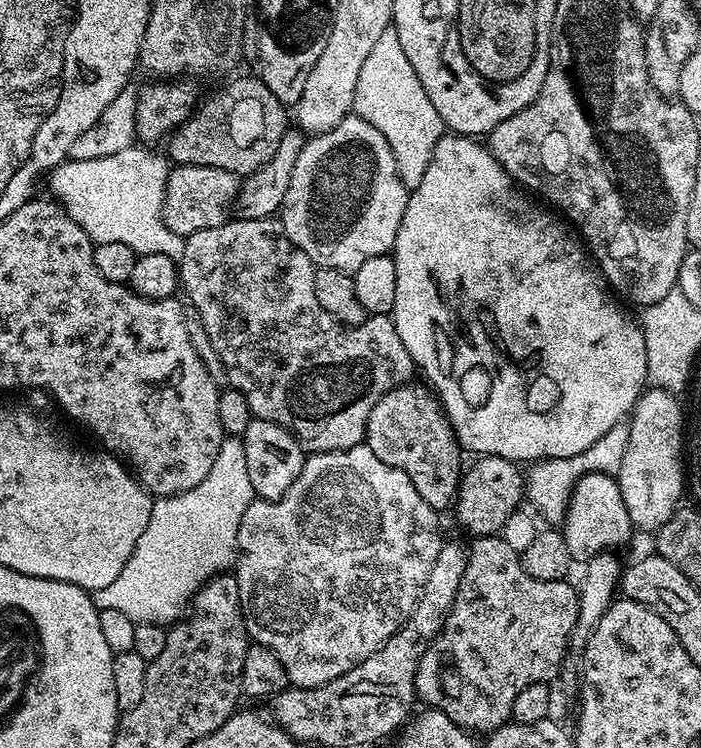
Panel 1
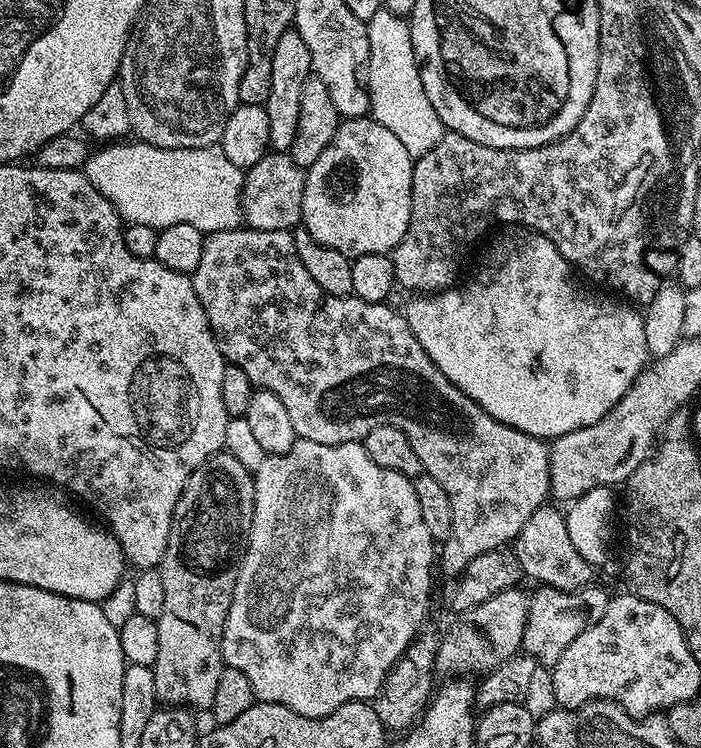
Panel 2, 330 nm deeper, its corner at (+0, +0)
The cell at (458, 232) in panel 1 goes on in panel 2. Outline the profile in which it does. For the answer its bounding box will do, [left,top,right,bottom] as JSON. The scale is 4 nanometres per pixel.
[402,226,649,438]

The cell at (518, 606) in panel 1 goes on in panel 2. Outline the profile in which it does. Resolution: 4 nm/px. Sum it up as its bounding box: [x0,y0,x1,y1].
[522,586,610,670]

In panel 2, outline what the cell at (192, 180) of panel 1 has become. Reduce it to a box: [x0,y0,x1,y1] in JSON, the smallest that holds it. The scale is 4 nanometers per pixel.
[242,151,305,232]

